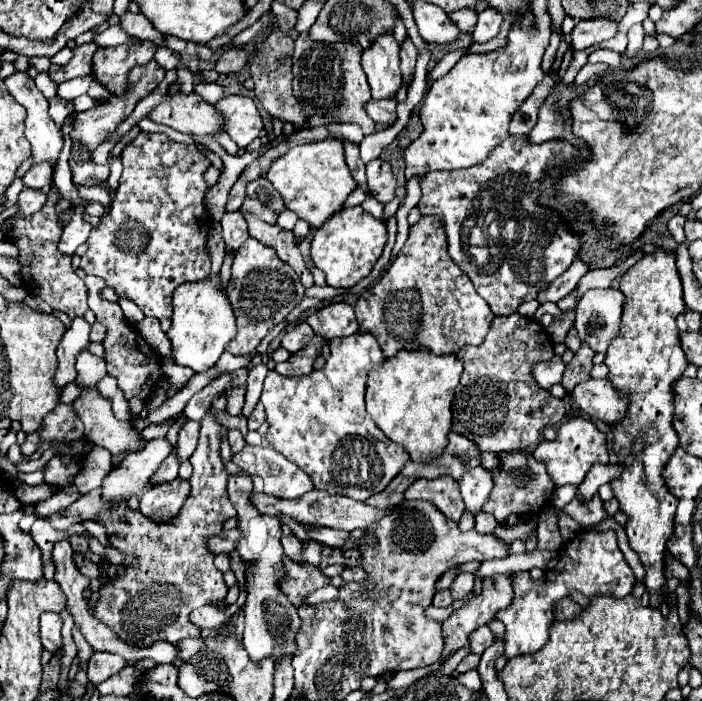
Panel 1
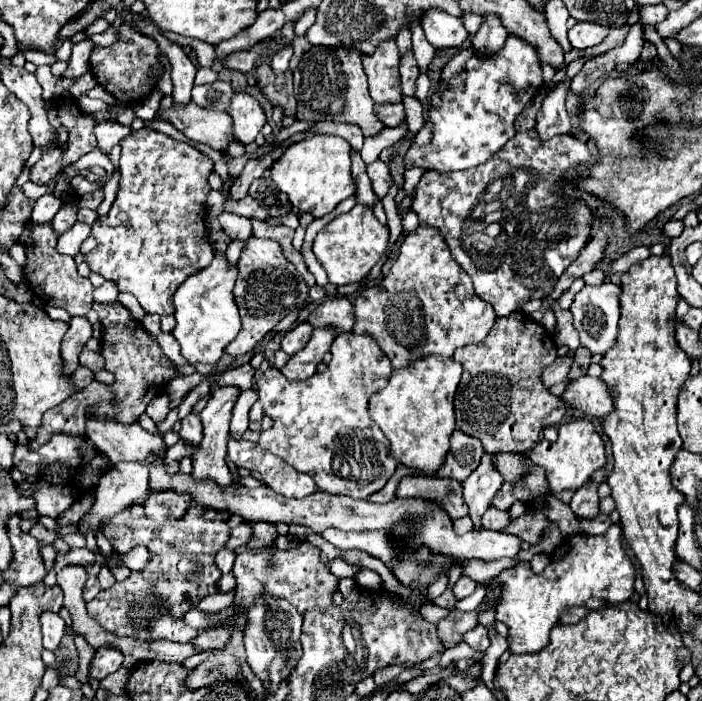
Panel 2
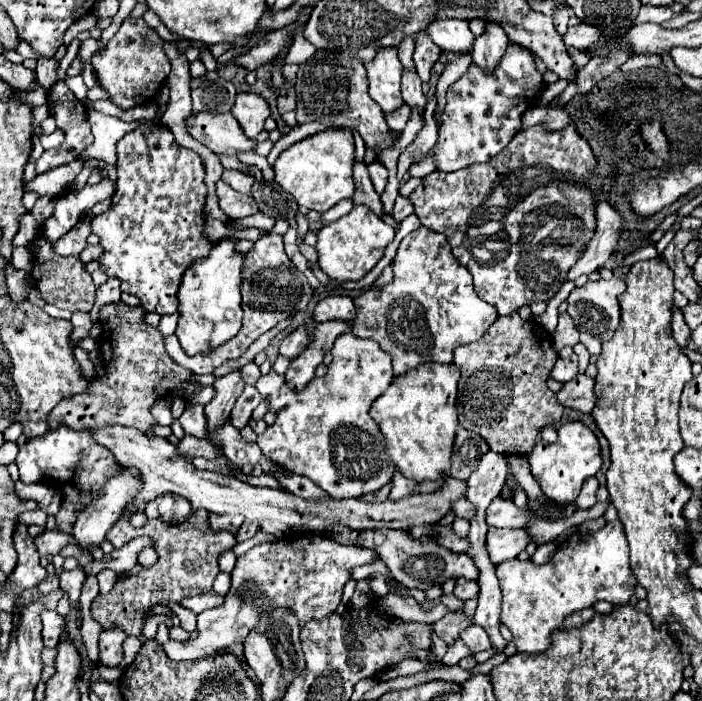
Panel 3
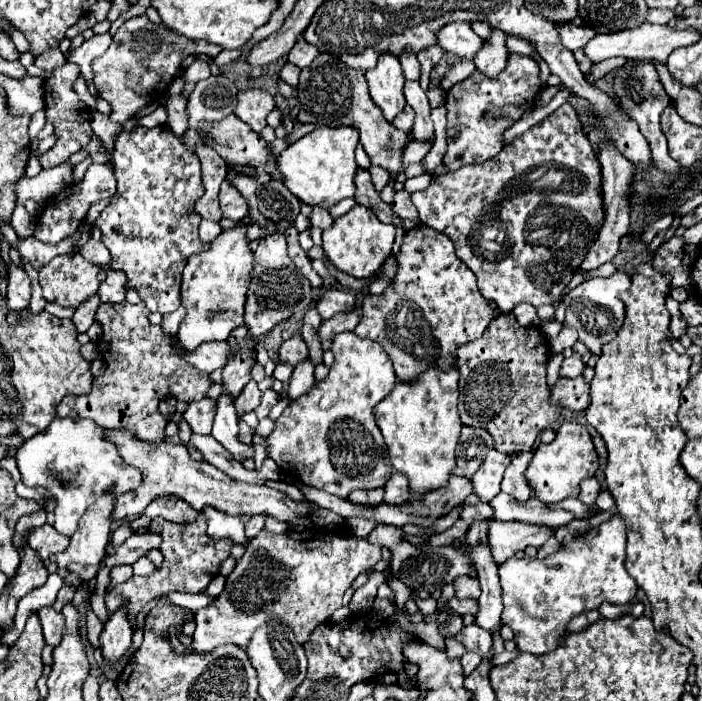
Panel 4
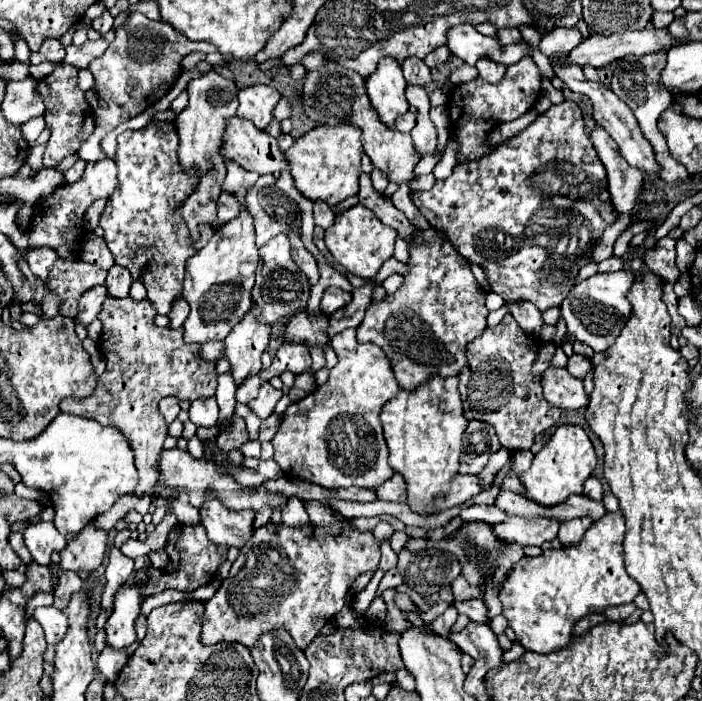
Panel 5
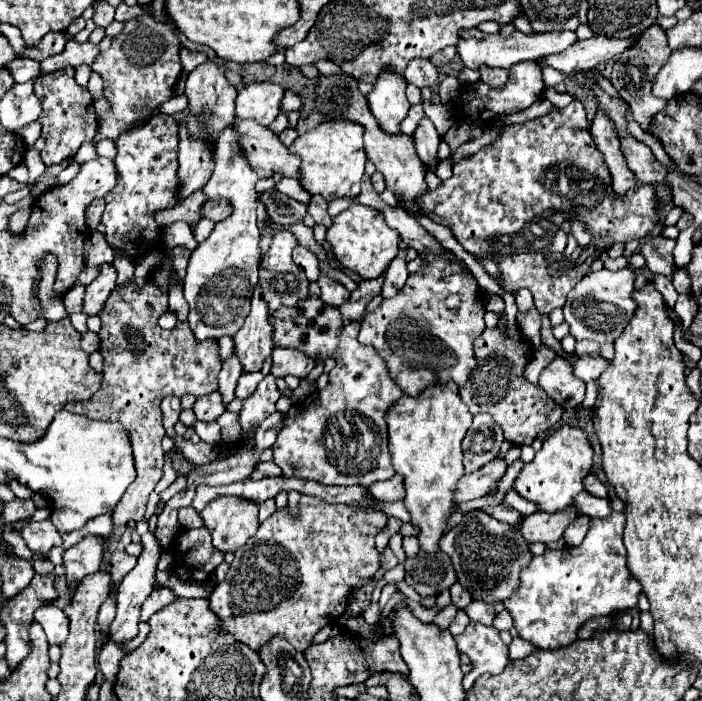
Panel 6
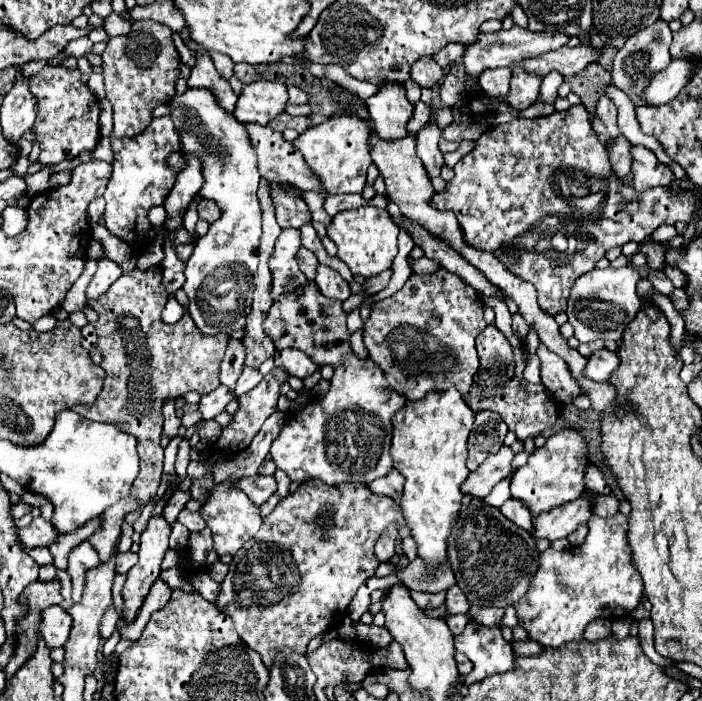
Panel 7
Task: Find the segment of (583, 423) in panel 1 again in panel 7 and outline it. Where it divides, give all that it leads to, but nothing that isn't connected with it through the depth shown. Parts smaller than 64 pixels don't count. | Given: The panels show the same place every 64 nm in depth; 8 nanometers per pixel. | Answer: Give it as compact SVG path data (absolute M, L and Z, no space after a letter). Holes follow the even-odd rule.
M566 428L556 436L550 436L542 448L534 450L528 462L514 474L510 484L512 496L528 502L532 516L558 508L582 496L582 492L586 490L584 488L586 466L588 466L588 448L584 436L578 430Z

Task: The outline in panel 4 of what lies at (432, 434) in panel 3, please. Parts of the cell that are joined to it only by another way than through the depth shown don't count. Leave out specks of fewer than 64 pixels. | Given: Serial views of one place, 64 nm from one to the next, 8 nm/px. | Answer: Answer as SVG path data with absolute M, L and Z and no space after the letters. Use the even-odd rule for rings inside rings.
M428 368L428 372L422 372L416 380L396 382L392 394L376 404L374 418L386 440L386 452L392 466L410 480L412 498L420 498L430 490L442 488L448 482L452 470L456 468L456 444L462 430L458 416L458 370L452 368L444 372L440 368Z

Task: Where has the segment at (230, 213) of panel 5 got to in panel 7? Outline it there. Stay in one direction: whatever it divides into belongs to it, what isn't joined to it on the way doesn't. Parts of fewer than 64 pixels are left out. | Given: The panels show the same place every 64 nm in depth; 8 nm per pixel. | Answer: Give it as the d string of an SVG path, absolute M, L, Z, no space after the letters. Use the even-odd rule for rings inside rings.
M200 200L200 204L198 204L198 214L200 214L200 218L204 218L204 220L208 220L210 224L212 222L216 222L220 216L222 216L222 212L220 212L220 208L214 204L214 200Z

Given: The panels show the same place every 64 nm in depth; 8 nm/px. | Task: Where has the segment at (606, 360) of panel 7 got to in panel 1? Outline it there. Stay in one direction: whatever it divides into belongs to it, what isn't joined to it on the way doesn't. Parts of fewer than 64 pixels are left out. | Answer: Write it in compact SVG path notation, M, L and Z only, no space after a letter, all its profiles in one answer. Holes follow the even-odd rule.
M554 356L552 360L548 362L540 362L540 364L534 364L532 366L532 378L536 380L536 384L540 384L540 388L548 390L550 386L558 384L562 380L562 374L564 374L564 362L560 356Z

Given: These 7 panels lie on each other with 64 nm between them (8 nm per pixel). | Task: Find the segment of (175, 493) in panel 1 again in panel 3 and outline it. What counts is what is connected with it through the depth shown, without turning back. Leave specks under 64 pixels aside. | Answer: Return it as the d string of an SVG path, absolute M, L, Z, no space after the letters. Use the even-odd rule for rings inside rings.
M158 496L146 504L144 512L148 518L162 518L168 524L182 524L190 514L190 504L180 496Z

